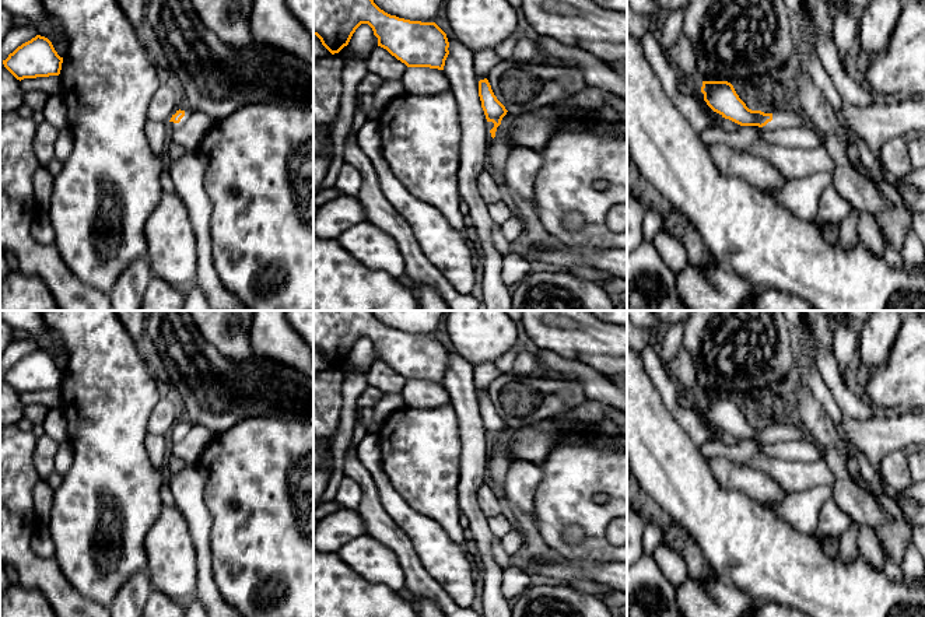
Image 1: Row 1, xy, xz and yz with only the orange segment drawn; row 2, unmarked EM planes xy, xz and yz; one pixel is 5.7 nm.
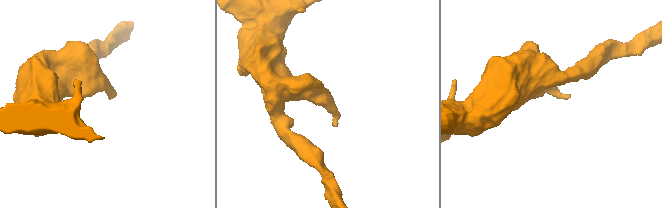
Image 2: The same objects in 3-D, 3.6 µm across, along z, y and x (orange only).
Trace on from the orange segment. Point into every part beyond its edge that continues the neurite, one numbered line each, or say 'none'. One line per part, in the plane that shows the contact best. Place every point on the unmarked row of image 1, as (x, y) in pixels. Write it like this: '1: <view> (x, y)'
1: xy (188, 426)

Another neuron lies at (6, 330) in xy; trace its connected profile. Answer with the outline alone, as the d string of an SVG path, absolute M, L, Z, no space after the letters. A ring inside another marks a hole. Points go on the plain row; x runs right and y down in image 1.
M0 320L0 358L13 341L13 327Z

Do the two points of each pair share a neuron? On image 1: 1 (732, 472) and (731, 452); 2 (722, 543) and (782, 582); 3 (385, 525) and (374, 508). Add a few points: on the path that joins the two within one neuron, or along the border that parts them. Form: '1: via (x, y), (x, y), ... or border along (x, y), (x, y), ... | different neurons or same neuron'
1: border along (708, 458), (729, 458), (740, 463) | different neurons
2: via (738, 543), (743, 543), (767, 567) | same neuron
3: via (381, 521), (374, 512) | same neuron

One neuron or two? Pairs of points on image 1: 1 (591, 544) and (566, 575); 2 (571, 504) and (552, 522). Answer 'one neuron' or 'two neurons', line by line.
1: two neurons
2: one neuron

